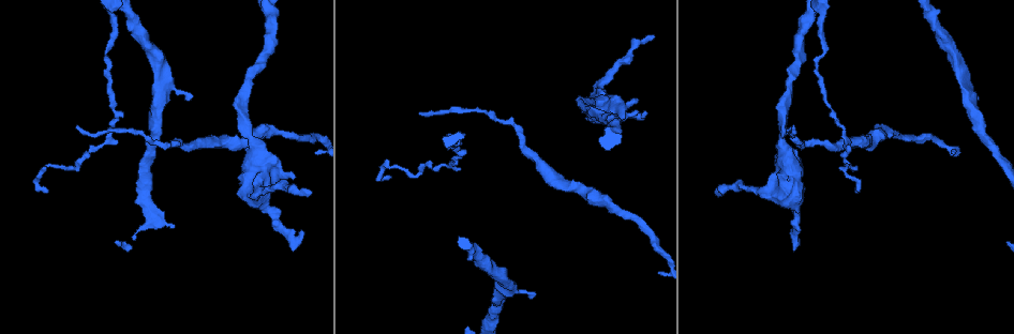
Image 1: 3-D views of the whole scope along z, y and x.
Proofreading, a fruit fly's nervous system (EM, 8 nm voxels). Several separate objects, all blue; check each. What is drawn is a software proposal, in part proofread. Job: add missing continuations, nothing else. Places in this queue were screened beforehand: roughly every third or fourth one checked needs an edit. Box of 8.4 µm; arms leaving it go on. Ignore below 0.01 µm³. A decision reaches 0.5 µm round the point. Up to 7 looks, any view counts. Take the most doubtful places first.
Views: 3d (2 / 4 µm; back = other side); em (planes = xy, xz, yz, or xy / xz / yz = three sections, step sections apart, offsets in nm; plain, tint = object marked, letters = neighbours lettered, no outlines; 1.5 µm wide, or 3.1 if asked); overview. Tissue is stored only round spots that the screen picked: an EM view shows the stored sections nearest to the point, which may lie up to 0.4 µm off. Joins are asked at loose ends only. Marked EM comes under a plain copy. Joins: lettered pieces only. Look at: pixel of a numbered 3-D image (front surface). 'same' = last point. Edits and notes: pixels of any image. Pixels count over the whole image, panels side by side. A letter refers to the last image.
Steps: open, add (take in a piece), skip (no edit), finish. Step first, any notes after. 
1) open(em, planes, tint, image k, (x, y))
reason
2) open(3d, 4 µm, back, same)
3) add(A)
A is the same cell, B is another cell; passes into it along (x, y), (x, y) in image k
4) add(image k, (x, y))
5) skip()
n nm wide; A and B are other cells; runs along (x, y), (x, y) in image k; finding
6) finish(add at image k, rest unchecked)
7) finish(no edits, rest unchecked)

open(3d, 2 µm, image 1, (636, 101))
branch stops here

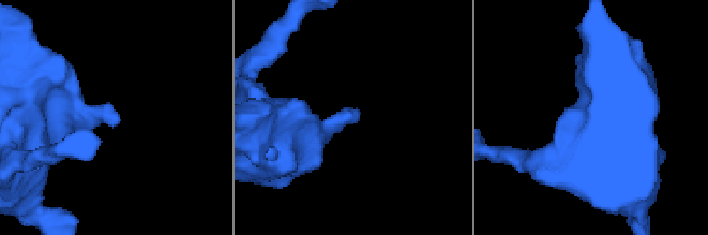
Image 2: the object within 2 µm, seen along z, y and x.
open(em, planes, letters, image 2, (117, 125))
need the tissue

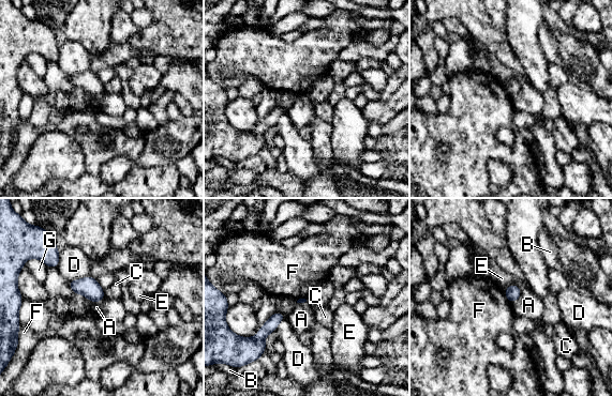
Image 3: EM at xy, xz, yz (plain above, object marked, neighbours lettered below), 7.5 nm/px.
skip()
A, B, C, D, E, F and G are other cells; border along (522, 291), (511, 303) in image 3; none of them fits

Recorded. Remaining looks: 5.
open(em, xy, step 8, tint, image 1, (858, 191))
free end

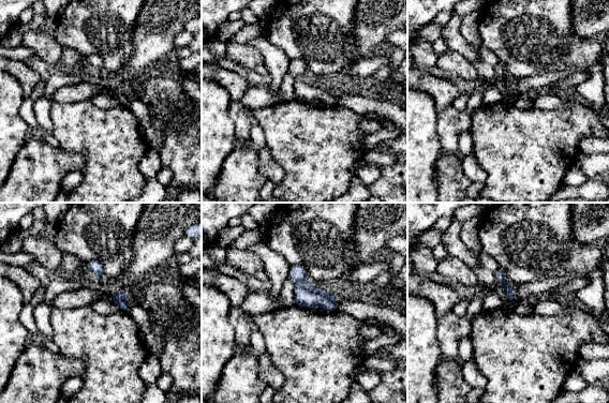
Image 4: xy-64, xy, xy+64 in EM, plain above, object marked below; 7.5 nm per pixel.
open(em, planes, letters, same)
another direction

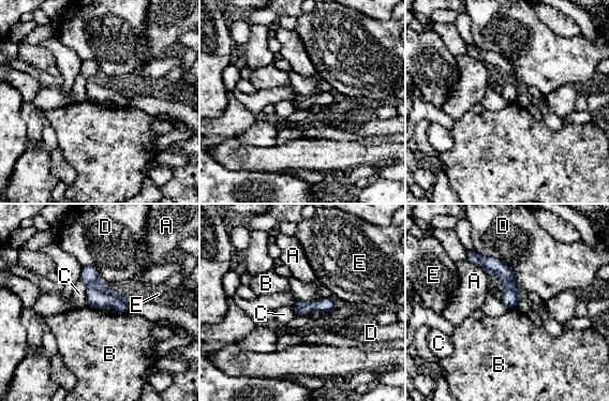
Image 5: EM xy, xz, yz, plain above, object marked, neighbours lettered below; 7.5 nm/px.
skip()
A, B, C, D and E are other cells; none of them fits

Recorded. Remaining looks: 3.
open(em, yz, step 4, tint, image 1, (188, 101))
an open end

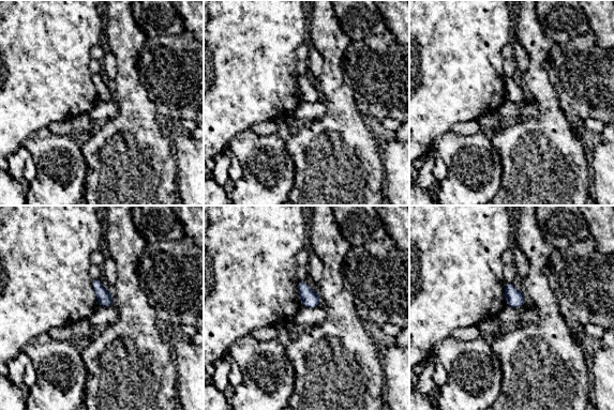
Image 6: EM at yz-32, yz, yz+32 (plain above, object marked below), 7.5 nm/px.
open(em, planes, letters, same)
cut it another way

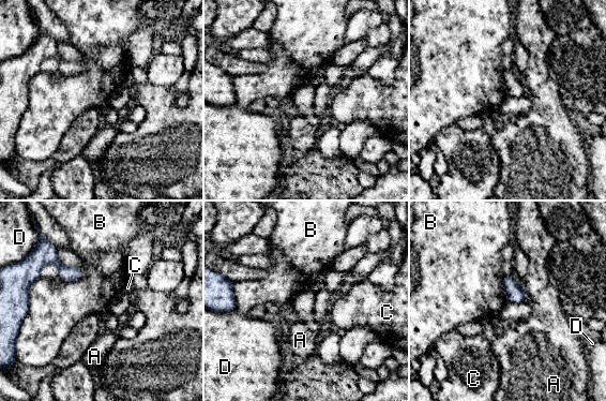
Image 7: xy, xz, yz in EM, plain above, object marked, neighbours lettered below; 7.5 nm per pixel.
skip()
A, B, C and D are other cells; border along (85, 272), (71, 281), (58, 277) in image 7; no lettered piece goes on from it

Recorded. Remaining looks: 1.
finish(no edits, rest unchecked)

